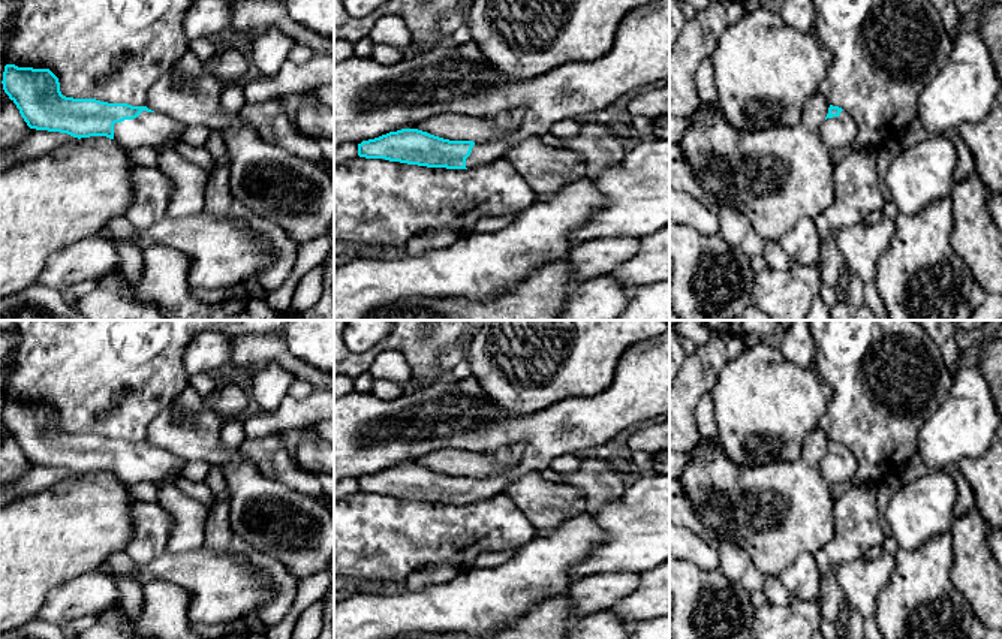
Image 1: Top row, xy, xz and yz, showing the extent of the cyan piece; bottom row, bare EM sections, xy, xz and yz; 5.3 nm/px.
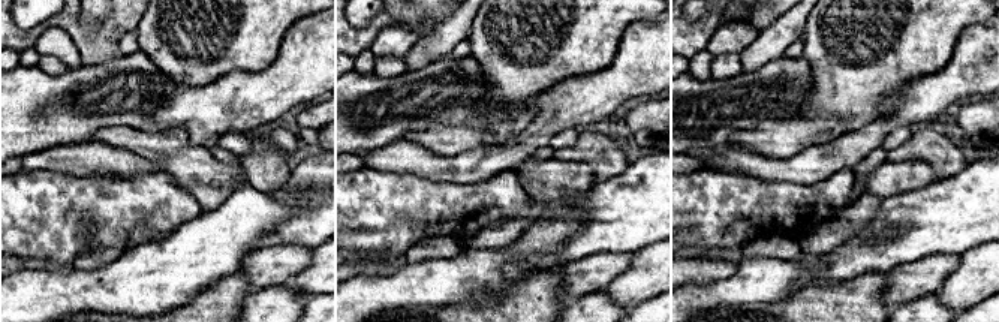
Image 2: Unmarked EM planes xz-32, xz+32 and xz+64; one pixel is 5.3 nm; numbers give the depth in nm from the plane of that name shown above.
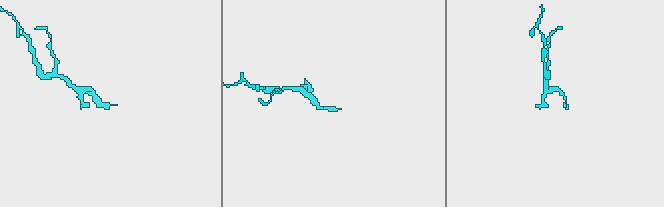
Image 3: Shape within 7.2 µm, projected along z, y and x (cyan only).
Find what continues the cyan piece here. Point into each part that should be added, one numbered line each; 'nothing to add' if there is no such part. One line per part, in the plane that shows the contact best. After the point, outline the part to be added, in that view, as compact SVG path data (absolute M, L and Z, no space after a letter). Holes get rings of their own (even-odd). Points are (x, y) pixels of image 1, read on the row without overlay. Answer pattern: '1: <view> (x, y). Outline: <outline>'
1: xz (370, 434). Outline: M669 325L646 341L623 352L607 388L592 397L563 398L545 410L527 416L509 416L488 398L475 377L442 379L394 400L374 394L349 392L334 398L334 485L343 479L361 479L389 467L415 464L436 449L463 449L494 453L506 446L524 444L512 471L475 477L466 503L502 494L515 479L550 468L554 458L602 446L632 424L669 413Z

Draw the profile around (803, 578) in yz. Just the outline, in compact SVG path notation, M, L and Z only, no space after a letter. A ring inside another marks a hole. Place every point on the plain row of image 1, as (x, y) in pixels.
M803 552L777 576L797 599L819 602L822 576L813 554Z

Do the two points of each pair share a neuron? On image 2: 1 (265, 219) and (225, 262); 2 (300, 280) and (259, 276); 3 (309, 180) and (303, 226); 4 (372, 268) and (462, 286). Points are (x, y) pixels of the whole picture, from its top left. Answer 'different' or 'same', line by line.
1: same
2: different
3: same
4: different

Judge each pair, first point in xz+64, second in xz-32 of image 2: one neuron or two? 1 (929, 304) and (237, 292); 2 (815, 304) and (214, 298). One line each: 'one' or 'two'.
1: two
2: one

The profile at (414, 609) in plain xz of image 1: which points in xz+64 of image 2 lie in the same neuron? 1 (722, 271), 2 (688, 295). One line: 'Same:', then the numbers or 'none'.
Same: 2

